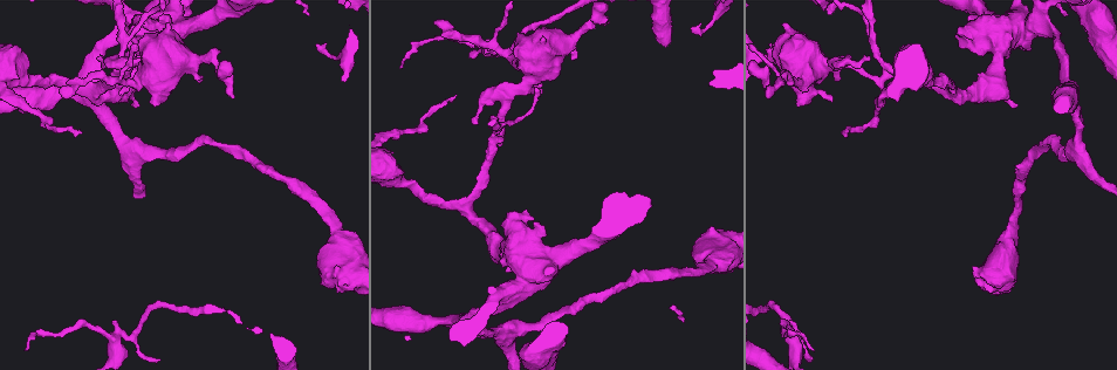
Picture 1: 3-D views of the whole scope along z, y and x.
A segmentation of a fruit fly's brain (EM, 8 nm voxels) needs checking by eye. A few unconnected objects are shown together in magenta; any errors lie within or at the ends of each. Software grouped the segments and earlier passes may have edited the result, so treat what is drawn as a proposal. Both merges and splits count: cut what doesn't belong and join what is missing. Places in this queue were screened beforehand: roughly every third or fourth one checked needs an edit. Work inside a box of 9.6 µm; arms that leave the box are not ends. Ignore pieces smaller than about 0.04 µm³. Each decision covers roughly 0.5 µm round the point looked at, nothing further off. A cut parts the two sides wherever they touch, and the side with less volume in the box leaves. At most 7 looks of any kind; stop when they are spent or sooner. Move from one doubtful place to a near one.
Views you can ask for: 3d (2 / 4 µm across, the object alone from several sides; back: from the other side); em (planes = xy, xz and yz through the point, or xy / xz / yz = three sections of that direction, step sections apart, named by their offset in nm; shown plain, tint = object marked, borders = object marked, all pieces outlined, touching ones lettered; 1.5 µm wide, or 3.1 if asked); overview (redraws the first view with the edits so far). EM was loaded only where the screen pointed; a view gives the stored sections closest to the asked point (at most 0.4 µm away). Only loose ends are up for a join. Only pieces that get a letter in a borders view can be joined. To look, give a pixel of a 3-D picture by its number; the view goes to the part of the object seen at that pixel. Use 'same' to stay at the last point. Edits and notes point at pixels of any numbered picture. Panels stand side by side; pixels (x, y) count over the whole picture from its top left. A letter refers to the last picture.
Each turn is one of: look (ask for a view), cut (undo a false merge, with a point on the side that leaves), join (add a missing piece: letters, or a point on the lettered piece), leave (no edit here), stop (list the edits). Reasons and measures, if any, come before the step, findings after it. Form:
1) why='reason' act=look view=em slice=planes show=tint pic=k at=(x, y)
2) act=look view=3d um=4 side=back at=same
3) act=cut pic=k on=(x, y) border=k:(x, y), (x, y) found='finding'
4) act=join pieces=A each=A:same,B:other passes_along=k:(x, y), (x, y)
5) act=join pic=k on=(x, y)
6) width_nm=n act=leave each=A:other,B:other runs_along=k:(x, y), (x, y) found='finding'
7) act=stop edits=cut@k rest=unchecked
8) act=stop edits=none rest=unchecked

why='three-way junction' act=look view=3d um=2 pic=1 at=(498, 138)

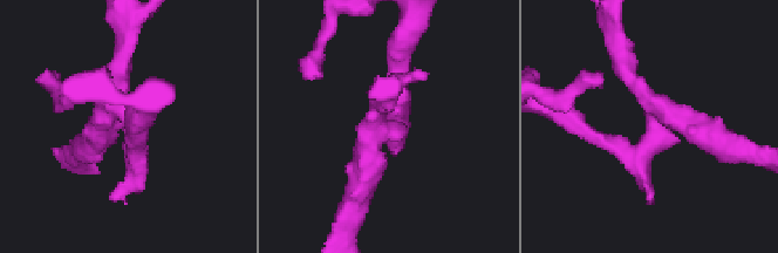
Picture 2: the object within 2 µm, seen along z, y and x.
why='now the EM' act=look view=em slice=planes show=borders pic=2 at=(119, 113)

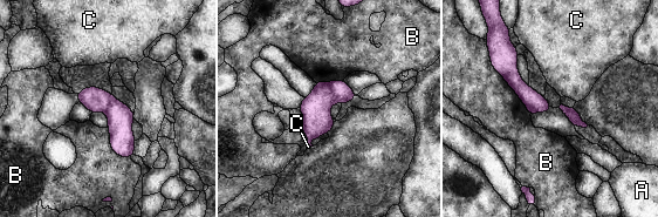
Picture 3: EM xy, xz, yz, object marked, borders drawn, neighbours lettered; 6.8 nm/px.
width_nm=140 act=cut pic=3 on=(343, 94) each=A:other,B:other,C:other border=3:(328, 83), (336, 101) found='a second neuron is stuck on'

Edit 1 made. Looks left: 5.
why='free end' act=look view=em slice=xy step=8 show=borders pic=1 at=(505, 270)

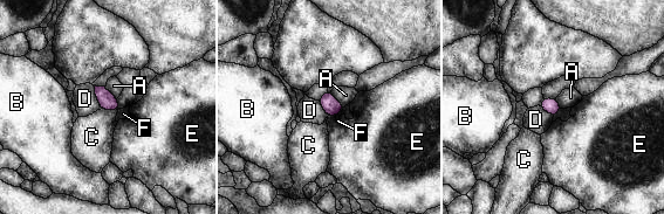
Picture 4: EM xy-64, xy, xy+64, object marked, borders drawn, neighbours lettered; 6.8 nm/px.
act=leave each=A:other,B:other,C:other,D:other,E:other,F:other border=4:(93, 85), (100, 109) found='none of them fits'

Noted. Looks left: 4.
act=stop edits=cut@3 rest=unchecked

